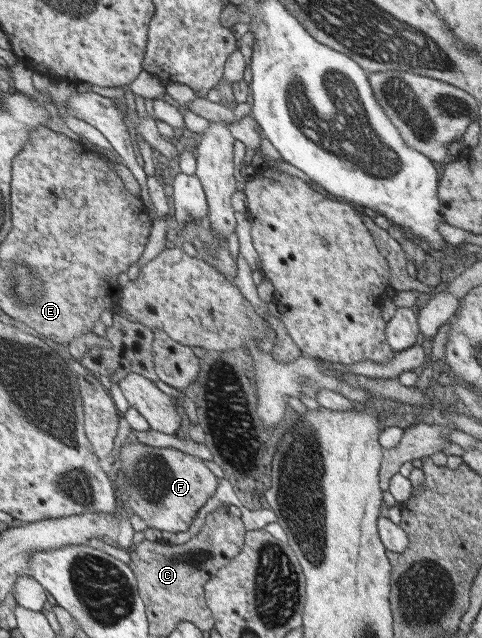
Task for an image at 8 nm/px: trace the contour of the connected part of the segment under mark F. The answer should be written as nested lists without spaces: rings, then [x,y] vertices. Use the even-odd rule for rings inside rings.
[[[120,443],[115,472],[123,475],[127,507],[153,532],[185,532],[196,521],[202,505],[216,489],[216,477],[210,473],[200,458],[192,457],[172,447],[149,447],[142,443]]]

